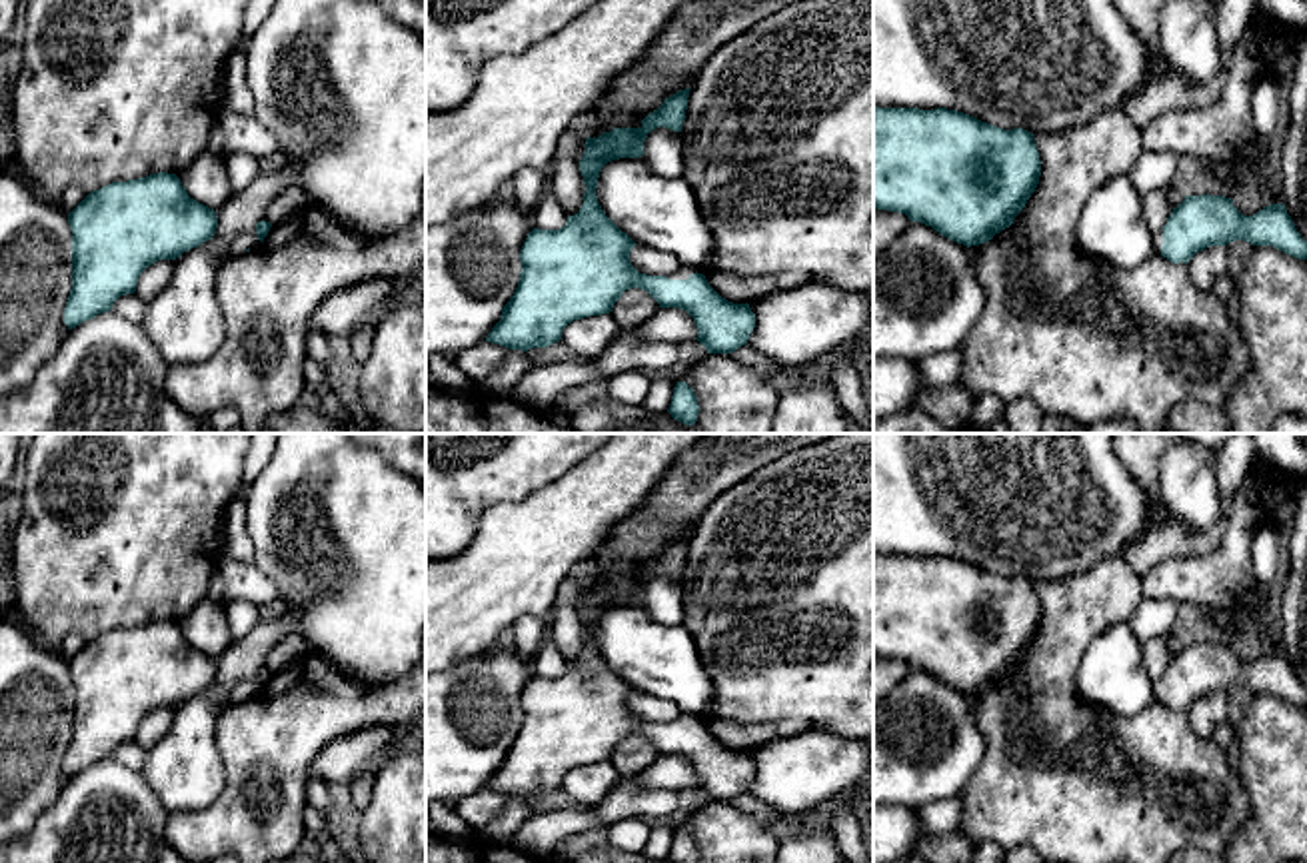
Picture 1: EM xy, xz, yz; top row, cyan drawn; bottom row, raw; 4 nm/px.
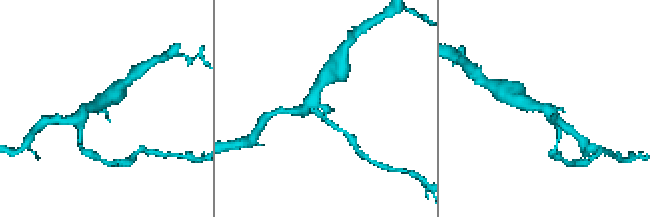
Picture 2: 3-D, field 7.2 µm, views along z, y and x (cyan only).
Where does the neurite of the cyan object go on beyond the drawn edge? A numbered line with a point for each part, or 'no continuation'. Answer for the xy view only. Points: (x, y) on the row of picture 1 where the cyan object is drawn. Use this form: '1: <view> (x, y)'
1: xy (244, 240)

